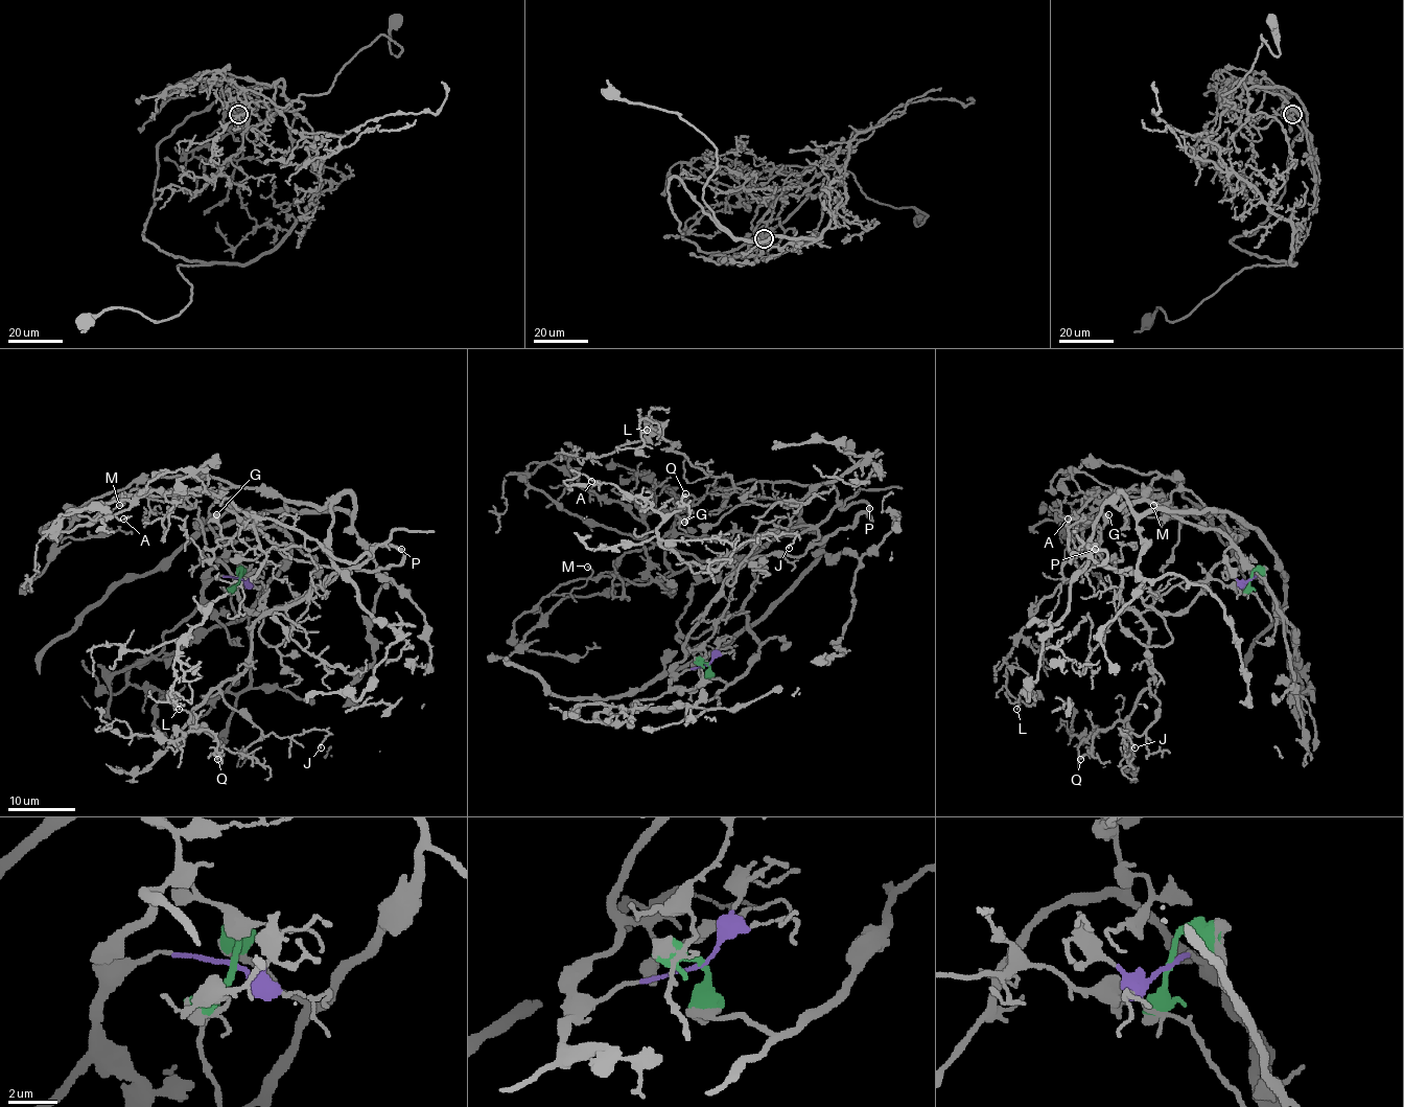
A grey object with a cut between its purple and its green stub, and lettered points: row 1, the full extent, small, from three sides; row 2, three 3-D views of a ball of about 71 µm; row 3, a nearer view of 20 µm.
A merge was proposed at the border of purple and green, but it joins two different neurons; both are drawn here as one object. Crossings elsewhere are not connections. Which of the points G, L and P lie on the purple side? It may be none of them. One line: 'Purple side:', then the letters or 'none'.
Purple side: G, L, P

